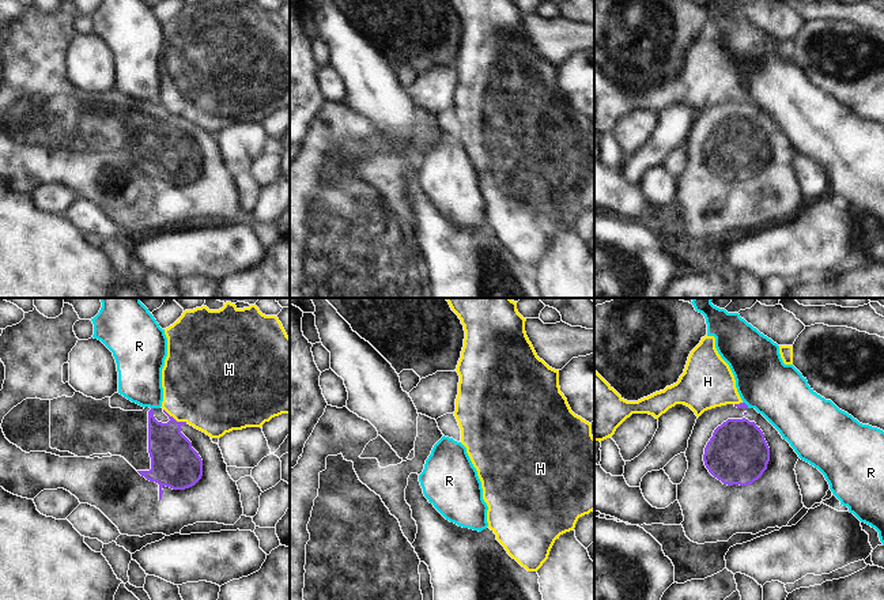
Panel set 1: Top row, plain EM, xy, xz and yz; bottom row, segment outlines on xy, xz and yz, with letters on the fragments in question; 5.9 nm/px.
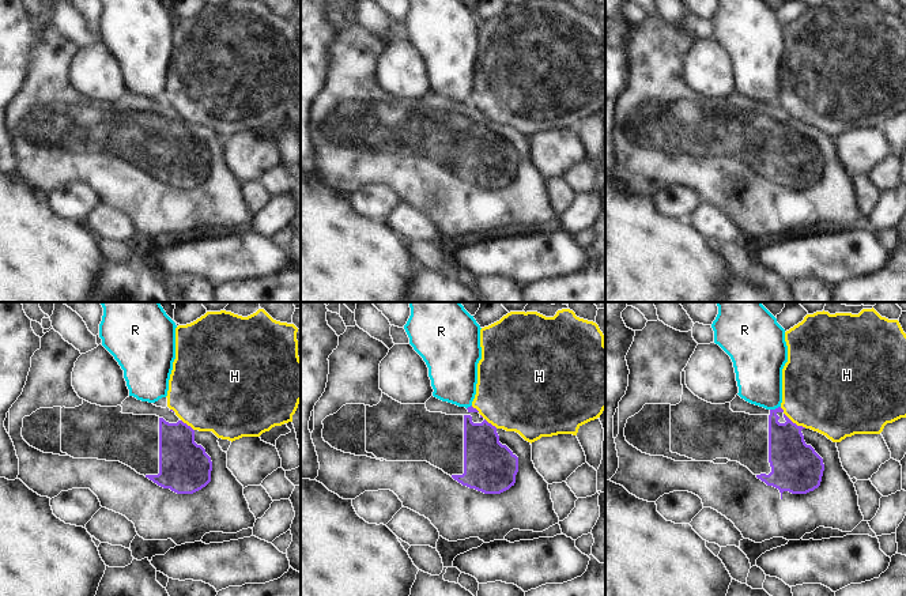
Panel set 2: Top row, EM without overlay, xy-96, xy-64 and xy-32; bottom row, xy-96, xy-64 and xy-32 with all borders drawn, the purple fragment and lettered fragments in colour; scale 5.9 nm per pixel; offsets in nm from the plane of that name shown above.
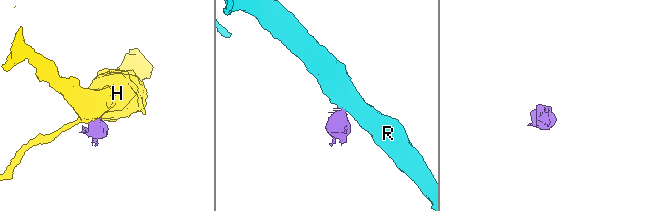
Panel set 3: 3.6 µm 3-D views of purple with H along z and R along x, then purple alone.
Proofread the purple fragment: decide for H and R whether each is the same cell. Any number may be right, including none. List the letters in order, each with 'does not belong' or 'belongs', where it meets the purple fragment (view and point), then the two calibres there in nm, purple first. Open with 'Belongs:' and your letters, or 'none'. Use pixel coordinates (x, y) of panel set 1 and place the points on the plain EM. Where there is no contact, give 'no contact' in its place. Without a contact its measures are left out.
Belongs: none
H: does not belong | xy (174, 114) | 280/460 nm
R: does not belong | yz (745, 100) | 30/340 nm

